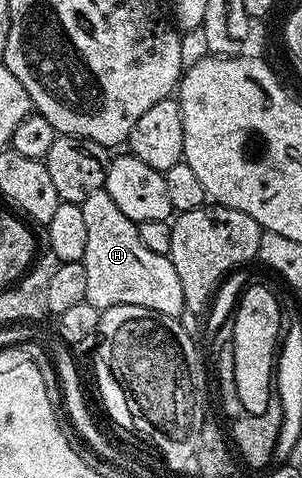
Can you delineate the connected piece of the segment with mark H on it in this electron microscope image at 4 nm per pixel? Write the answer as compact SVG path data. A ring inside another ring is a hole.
M105 189L91 192L91 196L87 196L87 200L83 200L79 205L83 212L85 227L87 227L87 252L83 259L85 302L93 305L99 311L112 306L131 304L139 308L147 308L151 312L159 312L180 319L186 313L183 287L179 285L179 275L175 272L175 264L171 264L169 257L164 254L156 254L146 248L143 240L139 240L137 223L132 222L127 216L123 216L123 212L119 212L115 200L111 200L111 196Z

